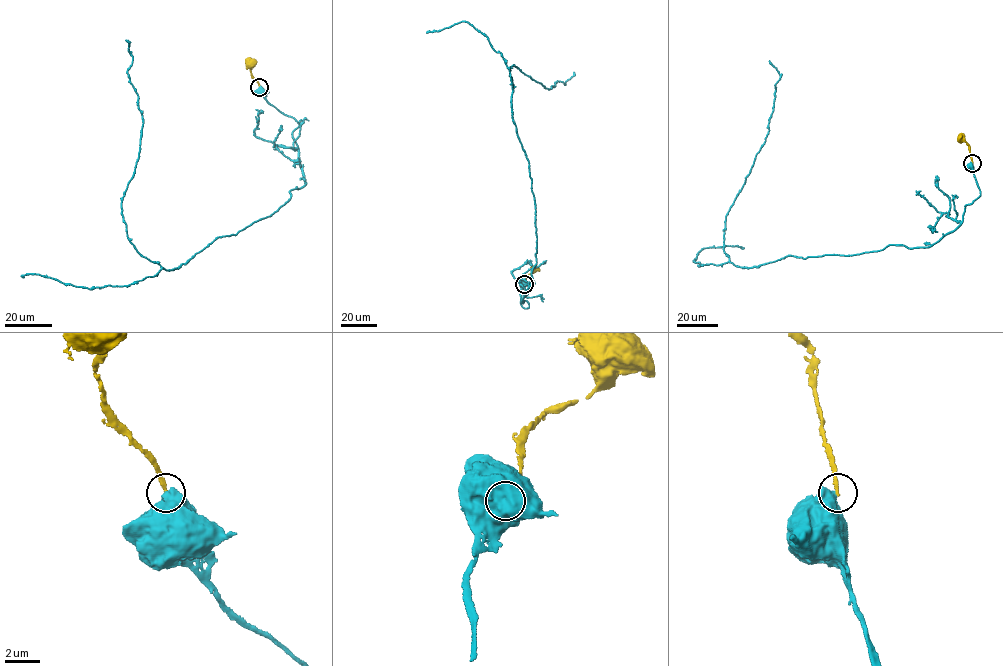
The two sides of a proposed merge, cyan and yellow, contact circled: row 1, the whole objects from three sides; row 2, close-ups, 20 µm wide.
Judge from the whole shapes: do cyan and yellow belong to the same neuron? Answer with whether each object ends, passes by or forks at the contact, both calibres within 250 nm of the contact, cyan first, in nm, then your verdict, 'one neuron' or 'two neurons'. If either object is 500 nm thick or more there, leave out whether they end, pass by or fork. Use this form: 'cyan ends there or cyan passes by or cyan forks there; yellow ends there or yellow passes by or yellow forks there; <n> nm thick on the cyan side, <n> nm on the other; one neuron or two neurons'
850 nm thick on the cyan side, 200 nm on the other; two neurons

